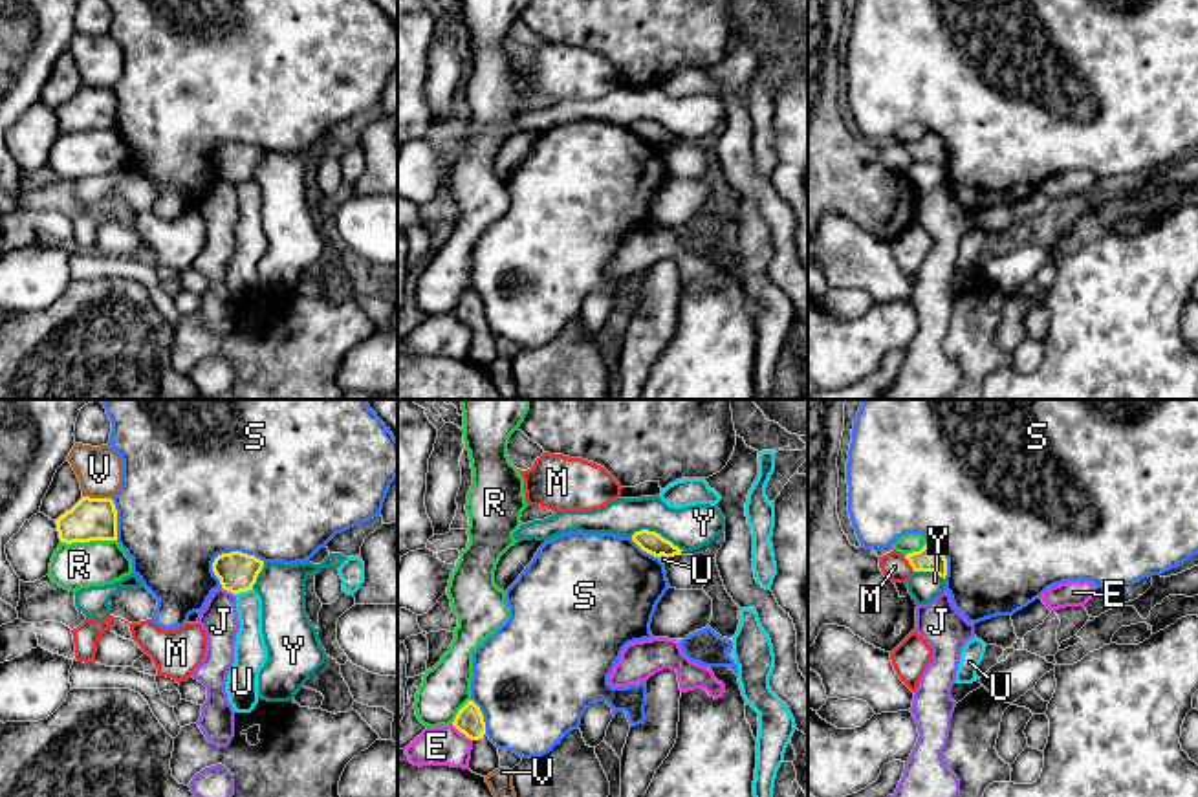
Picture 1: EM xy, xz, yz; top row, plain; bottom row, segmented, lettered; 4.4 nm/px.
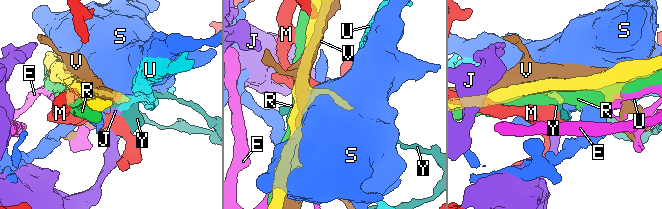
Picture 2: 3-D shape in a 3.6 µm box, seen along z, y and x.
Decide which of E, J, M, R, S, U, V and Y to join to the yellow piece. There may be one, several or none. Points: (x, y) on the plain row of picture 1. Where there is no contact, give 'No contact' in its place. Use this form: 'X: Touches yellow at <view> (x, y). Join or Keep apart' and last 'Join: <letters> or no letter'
E: Touches yellow at xz (462, 321). Keep apart
J: Touches yellow at xy (229, 180). Keep apart
M: Touches yellow at yz (909, 152). Keep apart
R: Touches yellow at xy (88, 131). Keep apart
S: Touches yellow at xy (233, 141). Keep apart
U: Touches yellow at xy (242, 180). Keep apart
V: Touches yellow at xy (98, 88). Keep apart
Y: Touches yellow at xz (658, 123). Keep apart
Join: no letter

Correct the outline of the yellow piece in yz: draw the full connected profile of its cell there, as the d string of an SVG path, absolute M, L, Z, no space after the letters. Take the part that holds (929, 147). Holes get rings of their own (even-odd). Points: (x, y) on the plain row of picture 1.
M927 132L920 141L907 143L905 148L914 161L934 161L943 169L947 165L947 148L934 132Z

